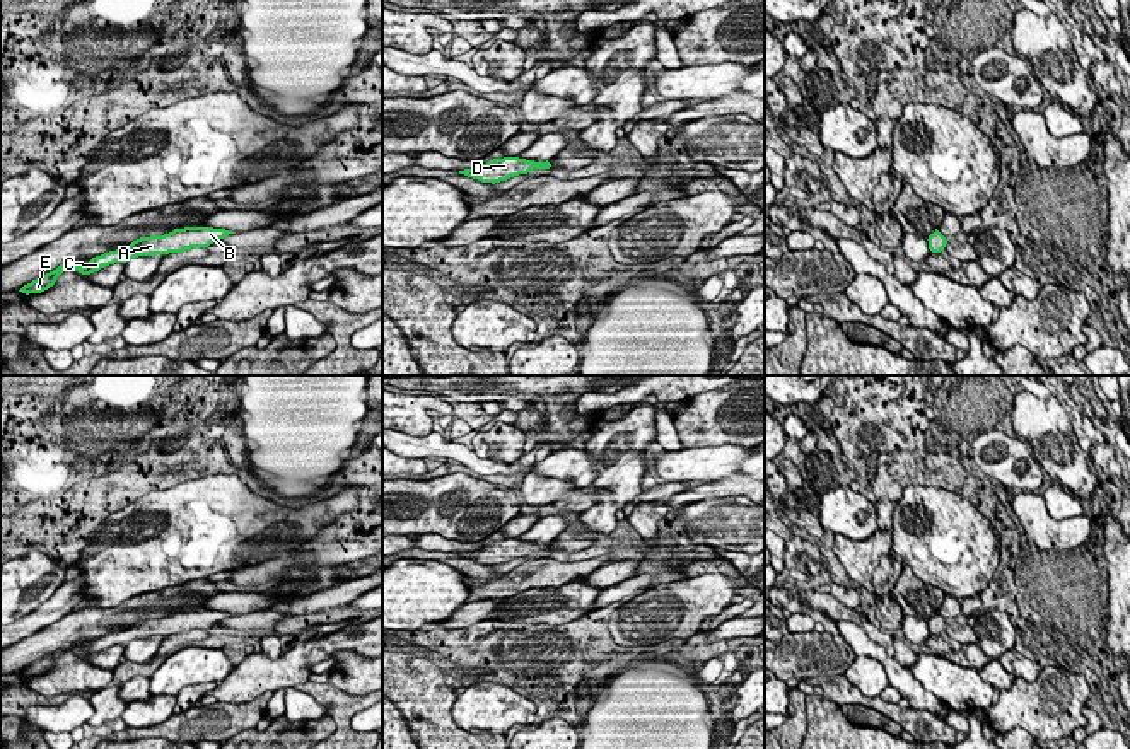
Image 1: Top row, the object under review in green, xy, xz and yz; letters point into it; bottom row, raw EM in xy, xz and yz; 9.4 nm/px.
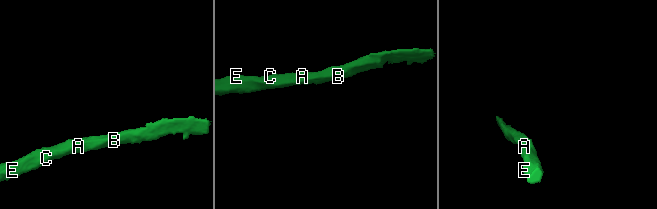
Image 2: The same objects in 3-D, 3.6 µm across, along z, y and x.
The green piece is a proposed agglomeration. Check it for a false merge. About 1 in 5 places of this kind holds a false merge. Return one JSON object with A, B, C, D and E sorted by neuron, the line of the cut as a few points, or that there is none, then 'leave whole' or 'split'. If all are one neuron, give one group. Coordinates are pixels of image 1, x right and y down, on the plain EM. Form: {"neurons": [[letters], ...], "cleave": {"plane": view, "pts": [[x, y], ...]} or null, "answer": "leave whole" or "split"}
{"neurons": [["A", "B", "C", "D", "E"]], "cleave": null, "answer": "leave whole"}

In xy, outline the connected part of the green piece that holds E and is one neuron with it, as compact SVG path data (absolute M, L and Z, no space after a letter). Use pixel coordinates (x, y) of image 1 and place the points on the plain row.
M184 609L174 611L166 618L150 618L133 623L130 628L116 633L104 635L101 638L90 640L87 648L77 648L73 643L65 643L56 652L32 662L24 667L19 674L24 677L41 676L55 667L55 662L67 652L77 652L80 657L90 657L113 645L126 645L131 640L152 638L152 636L169 636L169 635L186 635L189 630L208 630L210 626L224 621L225 618L236 616L225 611L213 609Z

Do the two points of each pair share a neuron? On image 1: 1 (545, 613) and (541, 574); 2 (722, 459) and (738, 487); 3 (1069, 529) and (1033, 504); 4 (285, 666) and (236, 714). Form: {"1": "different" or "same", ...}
{"1": "different", "2": "different", "3": "same", "4": "different"}

